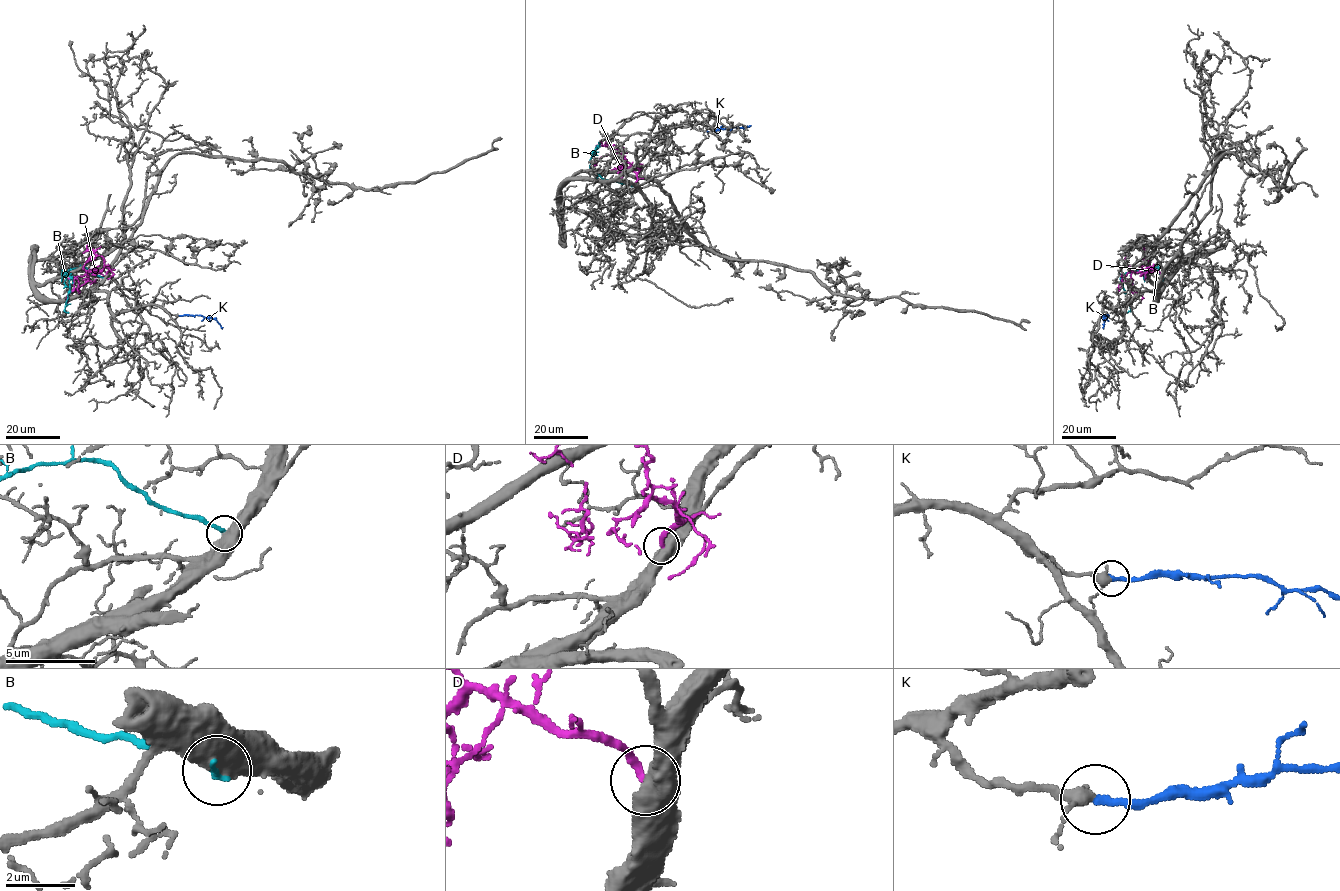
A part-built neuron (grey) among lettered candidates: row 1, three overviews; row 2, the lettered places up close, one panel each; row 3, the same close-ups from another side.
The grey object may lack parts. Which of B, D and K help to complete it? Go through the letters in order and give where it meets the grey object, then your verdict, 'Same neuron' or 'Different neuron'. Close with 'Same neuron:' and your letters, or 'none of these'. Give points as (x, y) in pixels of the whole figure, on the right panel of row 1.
B: Touches grey at (1163, 278). Different neuron
D: Touches grey at (1161, 274). Same neuron
K: Touches grey at (1108, 315). Same neuron
Same neuron: D, K

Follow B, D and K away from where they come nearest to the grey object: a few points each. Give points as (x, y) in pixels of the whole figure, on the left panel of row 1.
B: (103, 278), (85, 267), (62, 270), (69, 276), (70, 292), (64, 309), (68, 312)
D: (106, 274), (107, 267), (101, 271), (88, 271), (88, 280), (70, 293), (66, 303)
K: (178, 315), (214, 318), (222, 329)

